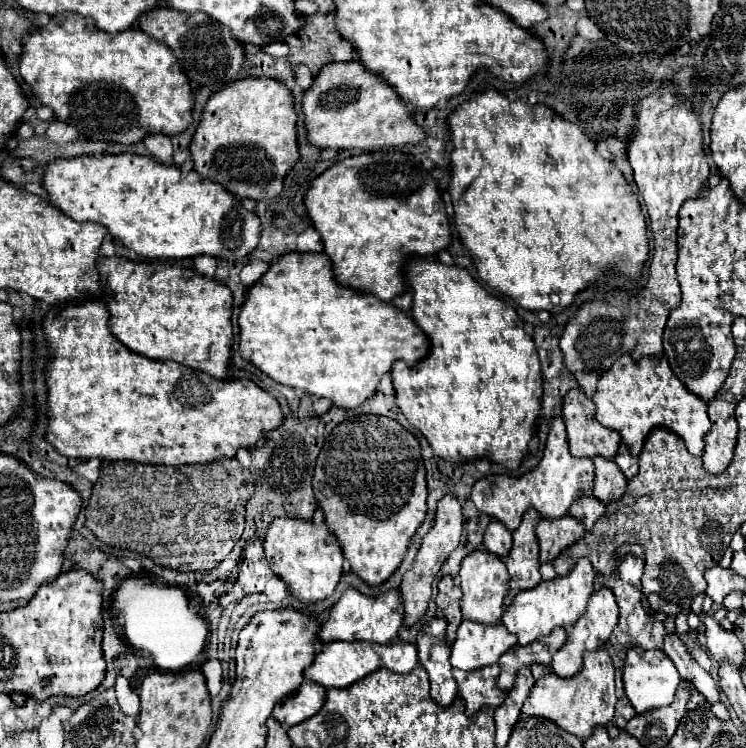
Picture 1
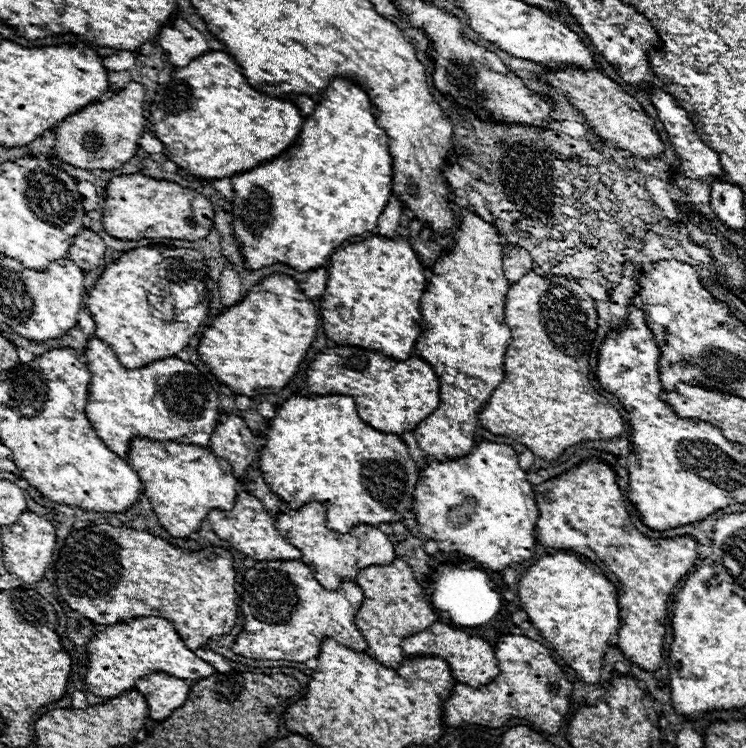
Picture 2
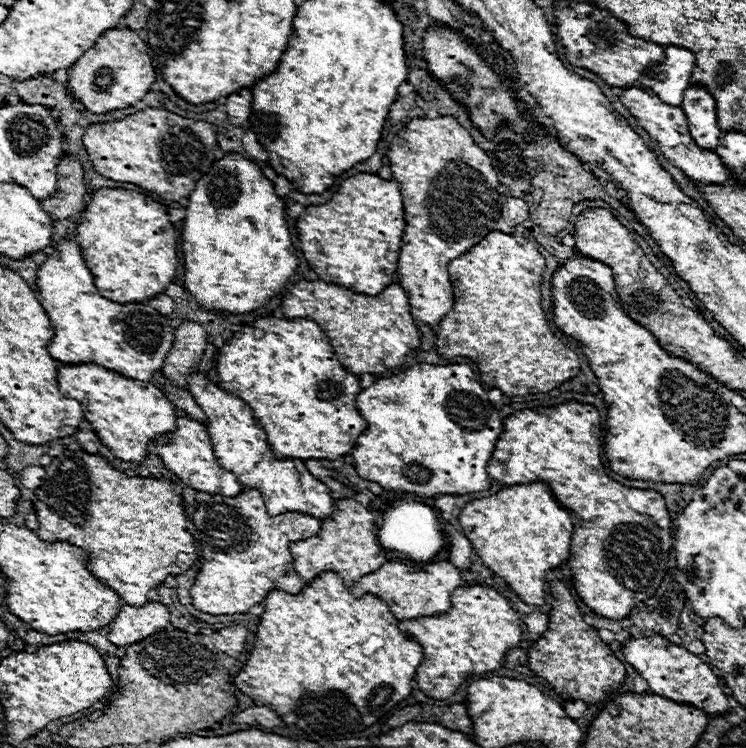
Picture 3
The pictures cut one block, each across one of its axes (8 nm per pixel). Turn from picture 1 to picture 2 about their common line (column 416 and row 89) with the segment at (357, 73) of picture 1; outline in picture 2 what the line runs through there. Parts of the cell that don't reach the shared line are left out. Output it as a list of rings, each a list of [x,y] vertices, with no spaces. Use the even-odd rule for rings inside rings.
[[[130,82],[122,92],[108,100],[96,102],[72,114],[56,128],[54,152],[66,164],[82,170],[116,170],[134,158],[138,150],[140,134],[144,132],[144,88],[138,82]]]

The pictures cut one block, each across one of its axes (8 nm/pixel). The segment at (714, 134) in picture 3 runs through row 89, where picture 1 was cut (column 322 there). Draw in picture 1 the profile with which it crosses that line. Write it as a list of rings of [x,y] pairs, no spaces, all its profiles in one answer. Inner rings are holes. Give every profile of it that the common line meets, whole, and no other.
[[[304,682],[298,692],[294,692],[290,698],[286,698],[284,702],[274,706],[272,716],[278,722],[282,722],[282,726],[286,726],[286,728],[296,726],[296,724],[308,720],[310,716],[314,716],[322,708],[324,698],[326,698],[326,690],[322,686]]]

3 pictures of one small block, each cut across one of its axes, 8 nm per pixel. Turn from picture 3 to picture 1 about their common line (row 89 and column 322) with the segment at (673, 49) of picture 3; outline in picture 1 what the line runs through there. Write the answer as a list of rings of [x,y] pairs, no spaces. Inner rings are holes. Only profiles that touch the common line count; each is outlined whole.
[[[334,640],[334,642],[324,644],[322,652],[314,658],[312,666],[306,670],[306,680],[316,682],[316,684],[326,686],[326,688],[346,688],[378,668],[388,668],[388,670],[404,674],[404,672],[410,672],[416,664],[418,664],[416,646],[402,642],[402,640],[392,640],[388,644],[342,642],[342,640],[336,642]]]

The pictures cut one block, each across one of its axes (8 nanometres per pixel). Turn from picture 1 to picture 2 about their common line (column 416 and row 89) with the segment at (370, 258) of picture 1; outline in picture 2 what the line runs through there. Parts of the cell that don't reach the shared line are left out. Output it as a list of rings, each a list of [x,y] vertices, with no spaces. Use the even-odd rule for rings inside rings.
[[[214,50],[194,58],[186,68],[174,70],[168,86],[158,90],[152,108],[156,110],[154,132],[156,138],[164,144],[166,158],[174,162],[180,170],[188,170],[190,176],[204,180],[230,178],[234,174],[252,170],[262,162],[272,160],[274,156],[280,156],[294,144],[304,122],[300,110],[290,100],[270,98],[254,90],[248,84],[246,76],[240,74],[236,62],[226,52],[214,52]]]

